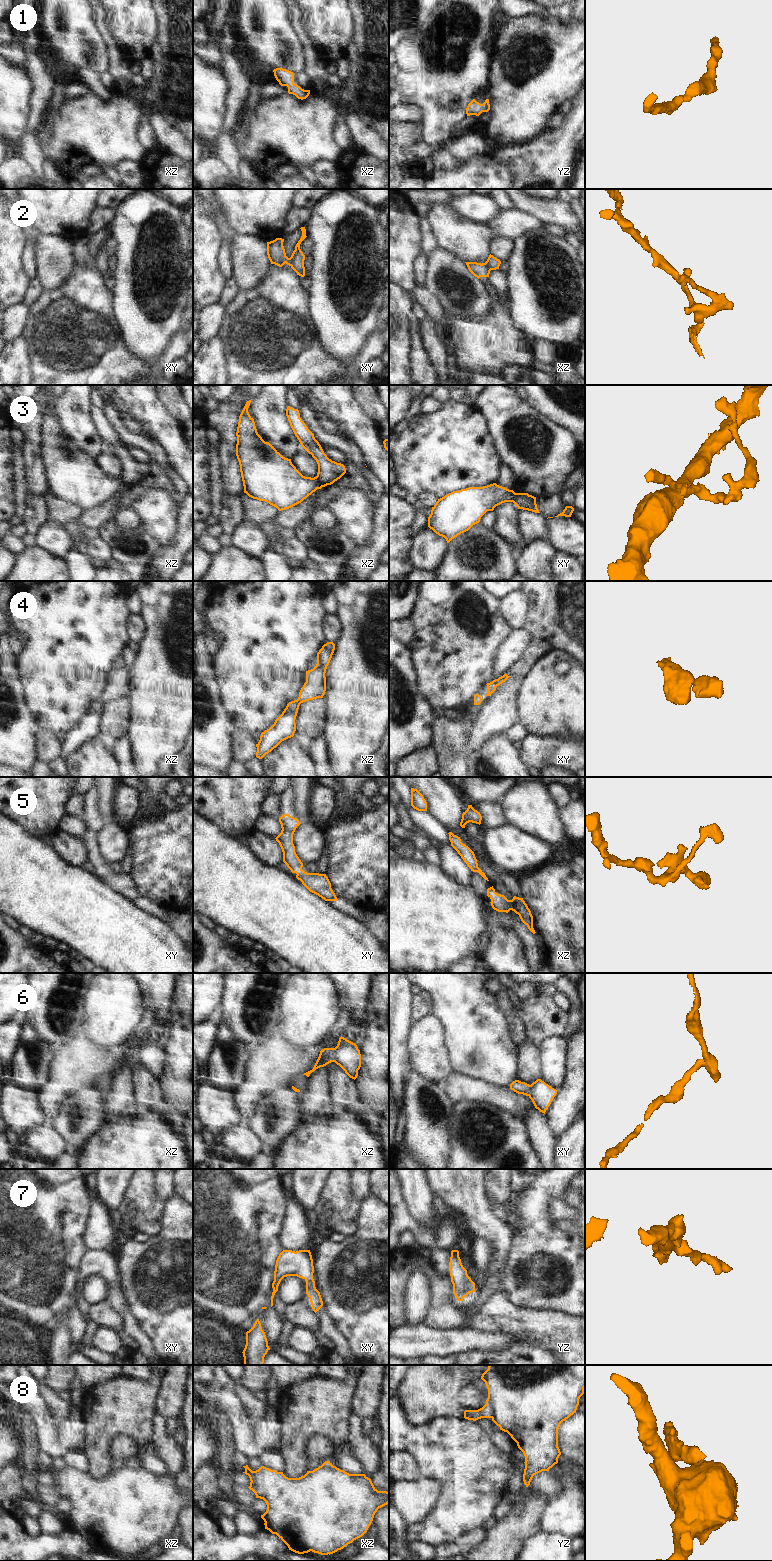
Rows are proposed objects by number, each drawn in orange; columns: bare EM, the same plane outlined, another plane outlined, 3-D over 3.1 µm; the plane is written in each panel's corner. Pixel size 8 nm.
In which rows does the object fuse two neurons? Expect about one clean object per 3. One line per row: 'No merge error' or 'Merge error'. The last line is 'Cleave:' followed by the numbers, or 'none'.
1: No merge error
2: Merge error
3: Merge error
4: No merge error
5: No merge error
6: Merge error
7: No merge error
8: Merge error
Cleave: 2, 3, 6, 8.

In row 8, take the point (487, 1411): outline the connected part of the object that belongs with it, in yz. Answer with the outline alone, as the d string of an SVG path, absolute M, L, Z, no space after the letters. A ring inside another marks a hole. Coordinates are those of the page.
M485 1404L478 1410L465 1410L464 1418L468 1420L476 1421L481 1418L492 1418L494 1415L494 1409L492 1406Z

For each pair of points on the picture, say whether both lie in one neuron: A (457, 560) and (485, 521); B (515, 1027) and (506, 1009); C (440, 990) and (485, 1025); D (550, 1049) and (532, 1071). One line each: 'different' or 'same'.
A: different
B: same
C: same
D: different

